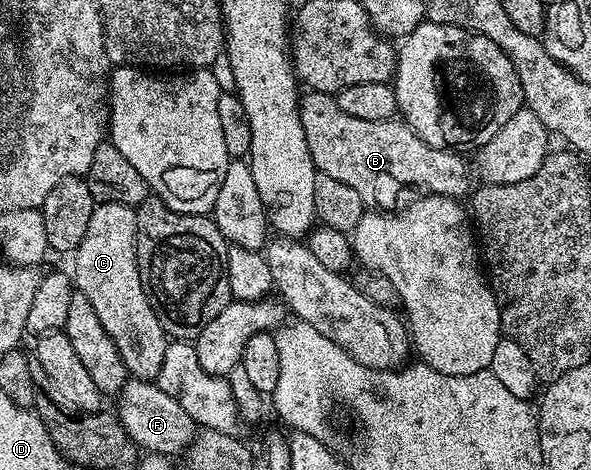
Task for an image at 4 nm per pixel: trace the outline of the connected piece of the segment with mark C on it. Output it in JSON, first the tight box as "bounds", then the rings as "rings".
{"bounds":[74,202,170,380],"rings":[[[113,202],[96,204],[86,227],[84,239],[74,251],[74,258],[76,258],[75,289],[82,296],[86,296],[86,300],[90,300],[90,304],[94,307],[94,312],[98,312],[98,320],[102,320],[102,328],[106,328],[106,334],[110,336],[110,340],[114,340],[114,348],[118,348],[118,356],[122,356],[129,375],[134,378],[155,380],[162,368],[162,360],[166,356],[170,339],[164,333],[140,279],[140,269],[136,259],[135,209],[126,204]]]}

